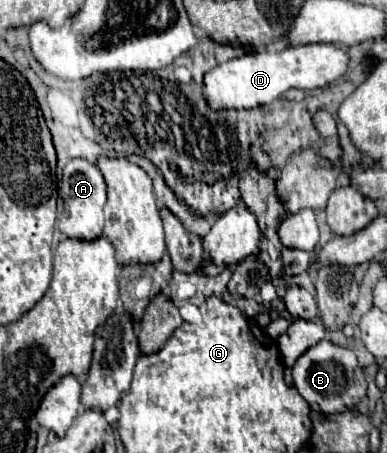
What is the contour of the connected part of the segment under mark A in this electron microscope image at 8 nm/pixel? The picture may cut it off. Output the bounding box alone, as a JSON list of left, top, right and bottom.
[58,159,106,239]

